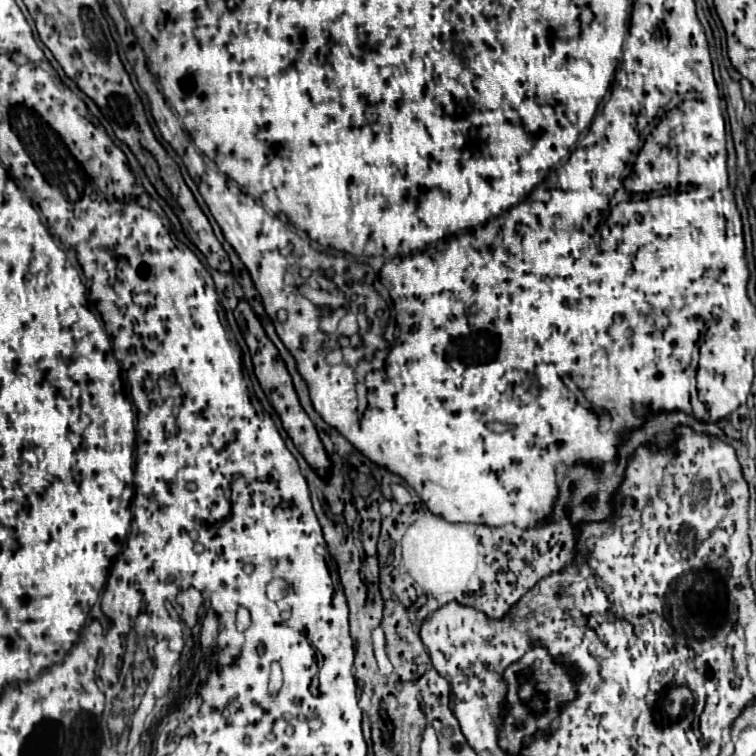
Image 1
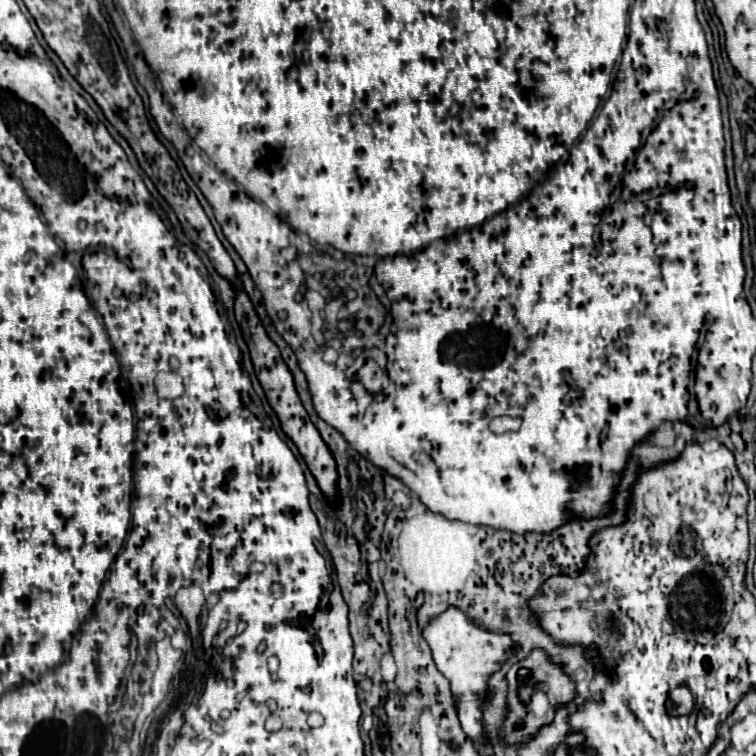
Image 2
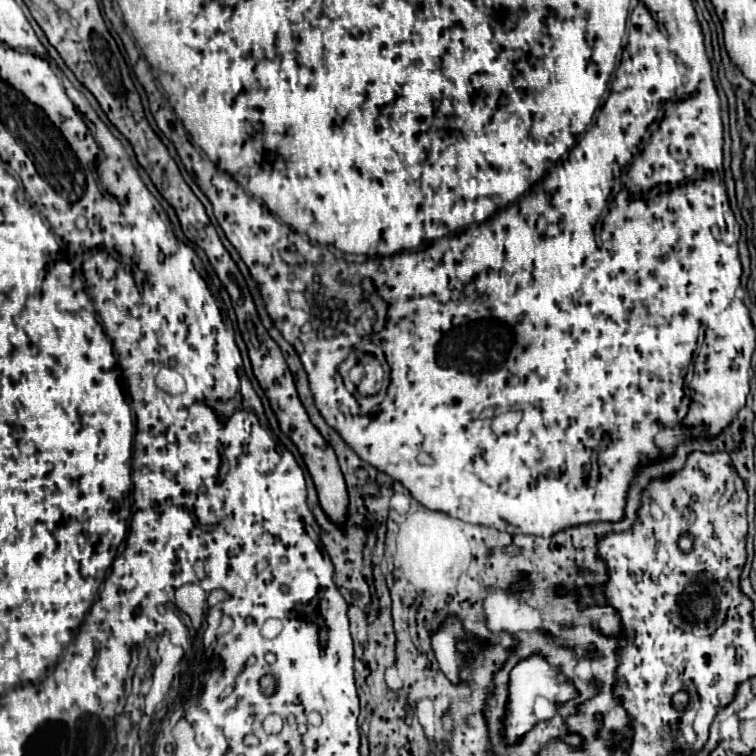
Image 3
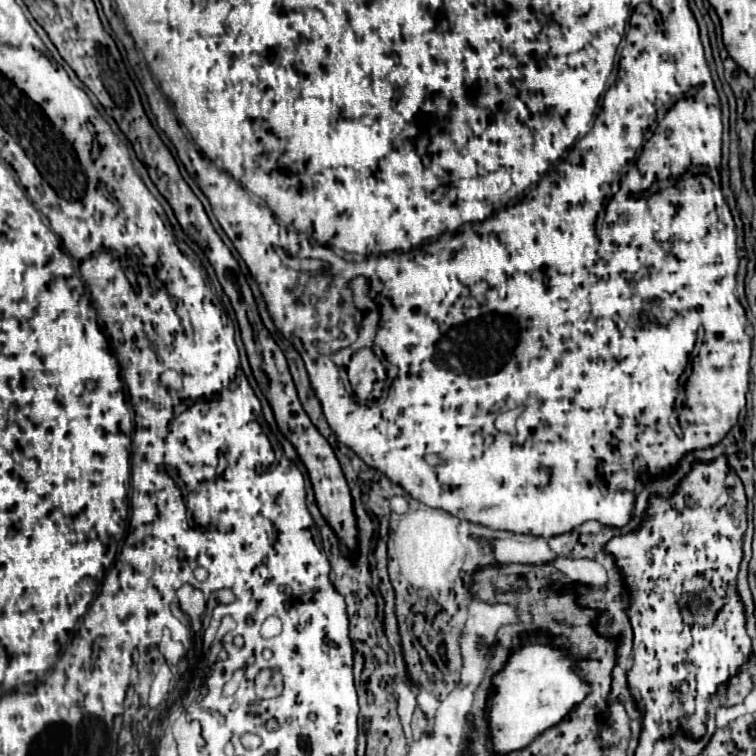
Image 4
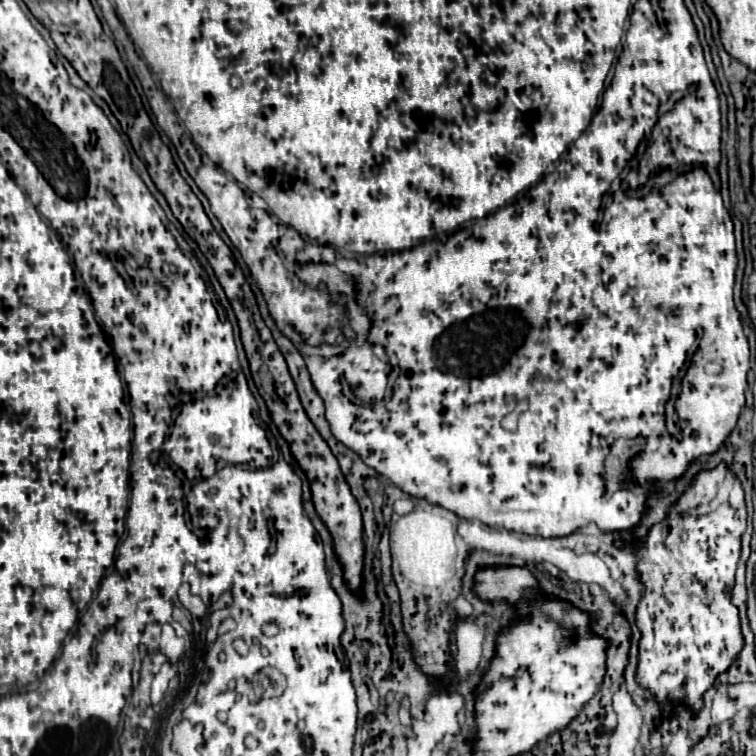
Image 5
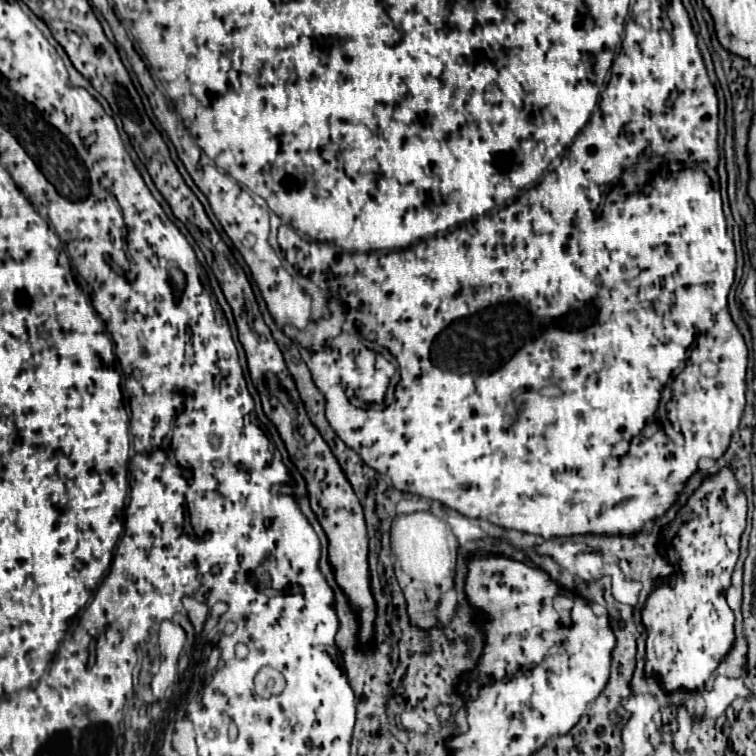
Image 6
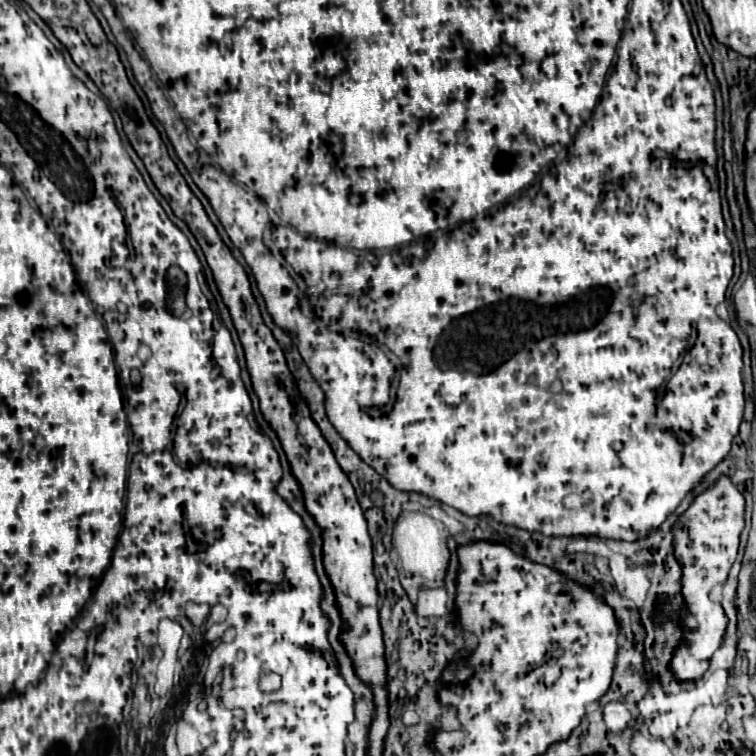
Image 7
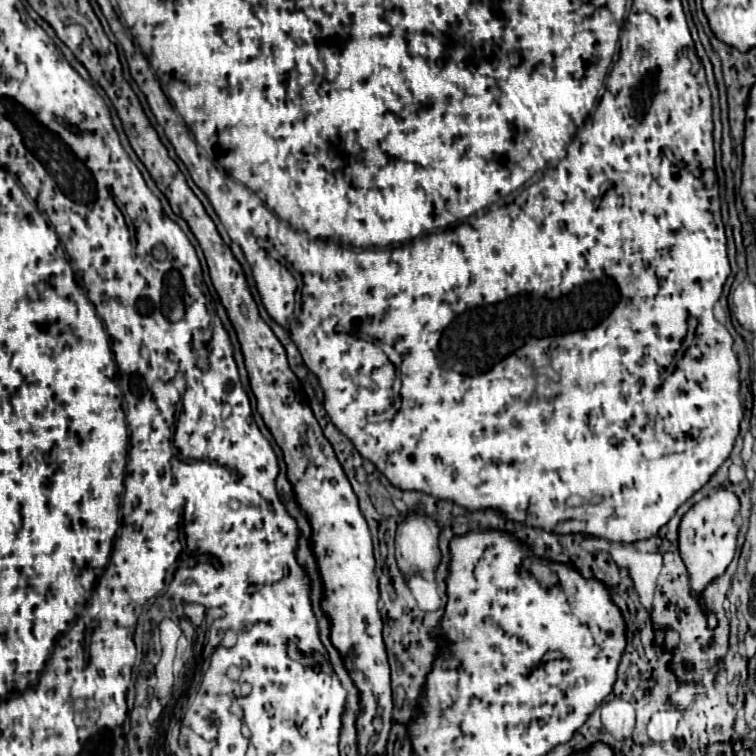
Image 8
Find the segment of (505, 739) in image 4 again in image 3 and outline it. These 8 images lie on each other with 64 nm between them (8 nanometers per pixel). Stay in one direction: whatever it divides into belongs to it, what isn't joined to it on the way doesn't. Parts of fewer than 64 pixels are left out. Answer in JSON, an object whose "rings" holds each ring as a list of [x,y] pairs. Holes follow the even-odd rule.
{"rings":[[[532,656],[524,662],[518,662],[518,666],[510,674],[510,702],[508,702],[508,718],[506,718],[506,734],[504,734],[504,738],[508,742],[518,742],[520,736],[526,734],[536,724],[534,712],[532,712],[536,696],[544,696],[552,702],[562,704],[562,702],[572,700],[576,696],[576,690],[570,682],[560,680],[558,672],[554,668],[550,668],[546,664],[546,660],[540,656]]]}

